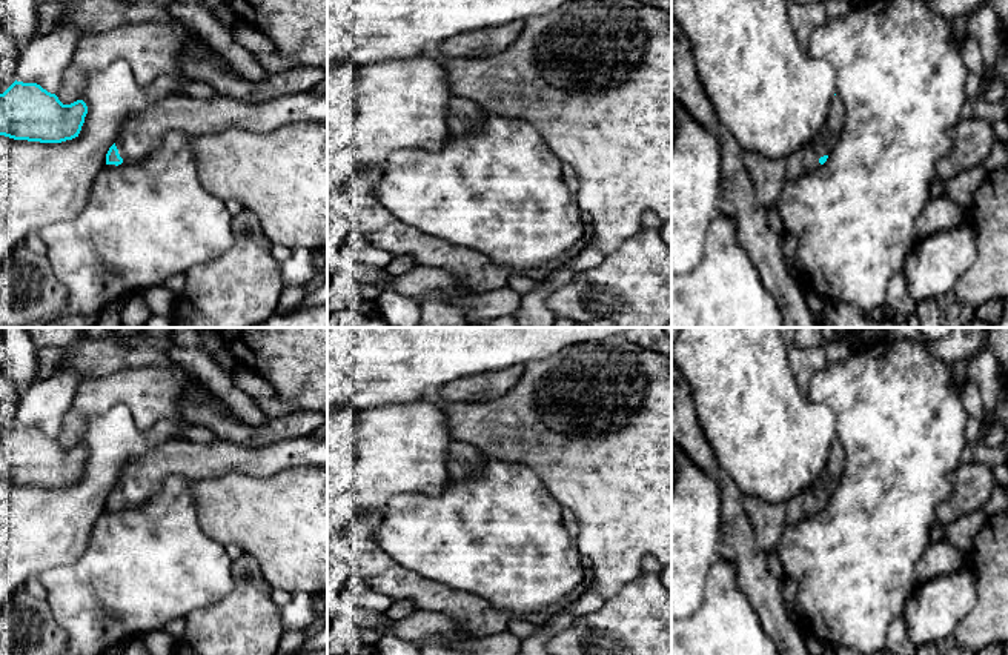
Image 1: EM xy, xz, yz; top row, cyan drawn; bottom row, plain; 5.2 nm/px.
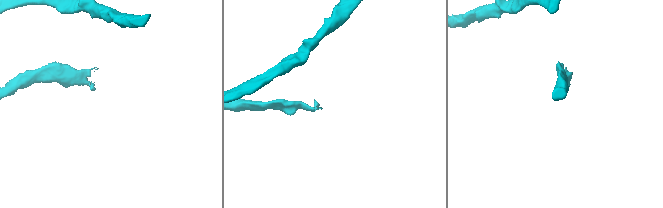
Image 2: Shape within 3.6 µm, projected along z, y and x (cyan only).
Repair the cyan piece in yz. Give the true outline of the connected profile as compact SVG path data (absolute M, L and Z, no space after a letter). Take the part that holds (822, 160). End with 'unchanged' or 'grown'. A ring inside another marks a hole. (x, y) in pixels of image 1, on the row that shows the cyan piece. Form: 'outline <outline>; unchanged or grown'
outline M836 94L827 112L822 132L807 146L799 148L787 158L785 180L796 180L824 165L839 140L845 123L845 105Z; grown

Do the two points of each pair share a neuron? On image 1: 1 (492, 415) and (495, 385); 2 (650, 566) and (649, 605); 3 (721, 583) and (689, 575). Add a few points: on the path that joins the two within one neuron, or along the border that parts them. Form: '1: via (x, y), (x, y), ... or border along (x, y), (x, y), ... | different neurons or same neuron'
1: border along (521, 377), (510, 389), (495, 398), (457, 400) | different neurons
2: border along (643, 572), (655, 575) | different neurons
3: border along (719, 557), (707, 575), (704, 600), (693, 614) | different neurons

